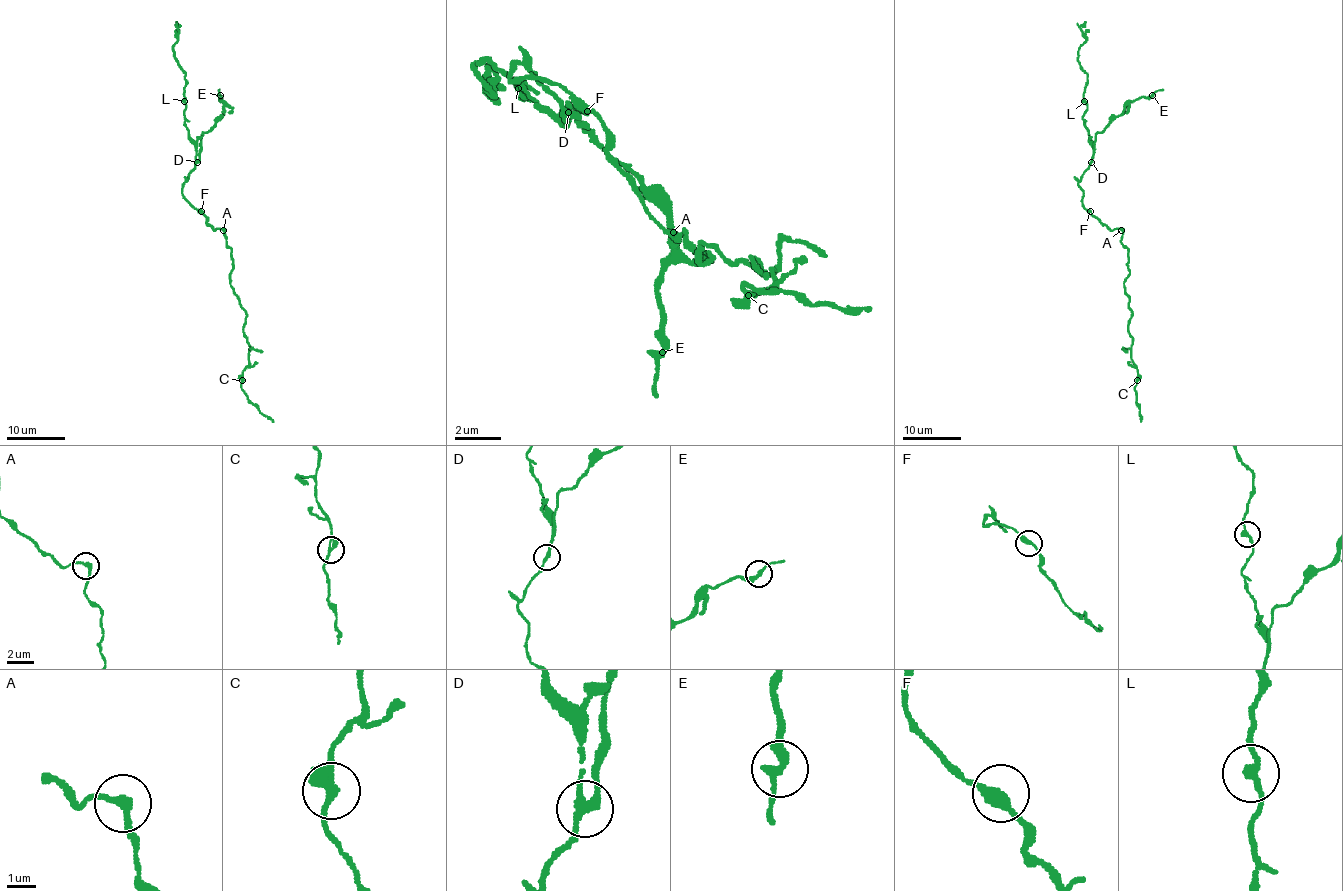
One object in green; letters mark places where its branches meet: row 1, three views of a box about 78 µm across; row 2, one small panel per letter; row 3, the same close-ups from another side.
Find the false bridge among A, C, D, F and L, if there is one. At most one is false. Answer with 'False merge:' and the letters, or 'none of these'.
False merge: D

